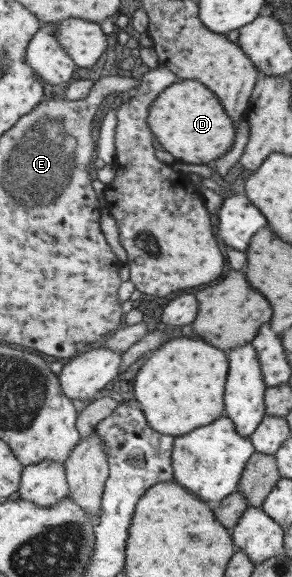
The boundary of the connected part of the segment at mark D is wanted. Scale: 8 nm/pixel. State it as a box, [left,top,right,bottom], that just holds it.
[151,79,236,164]

